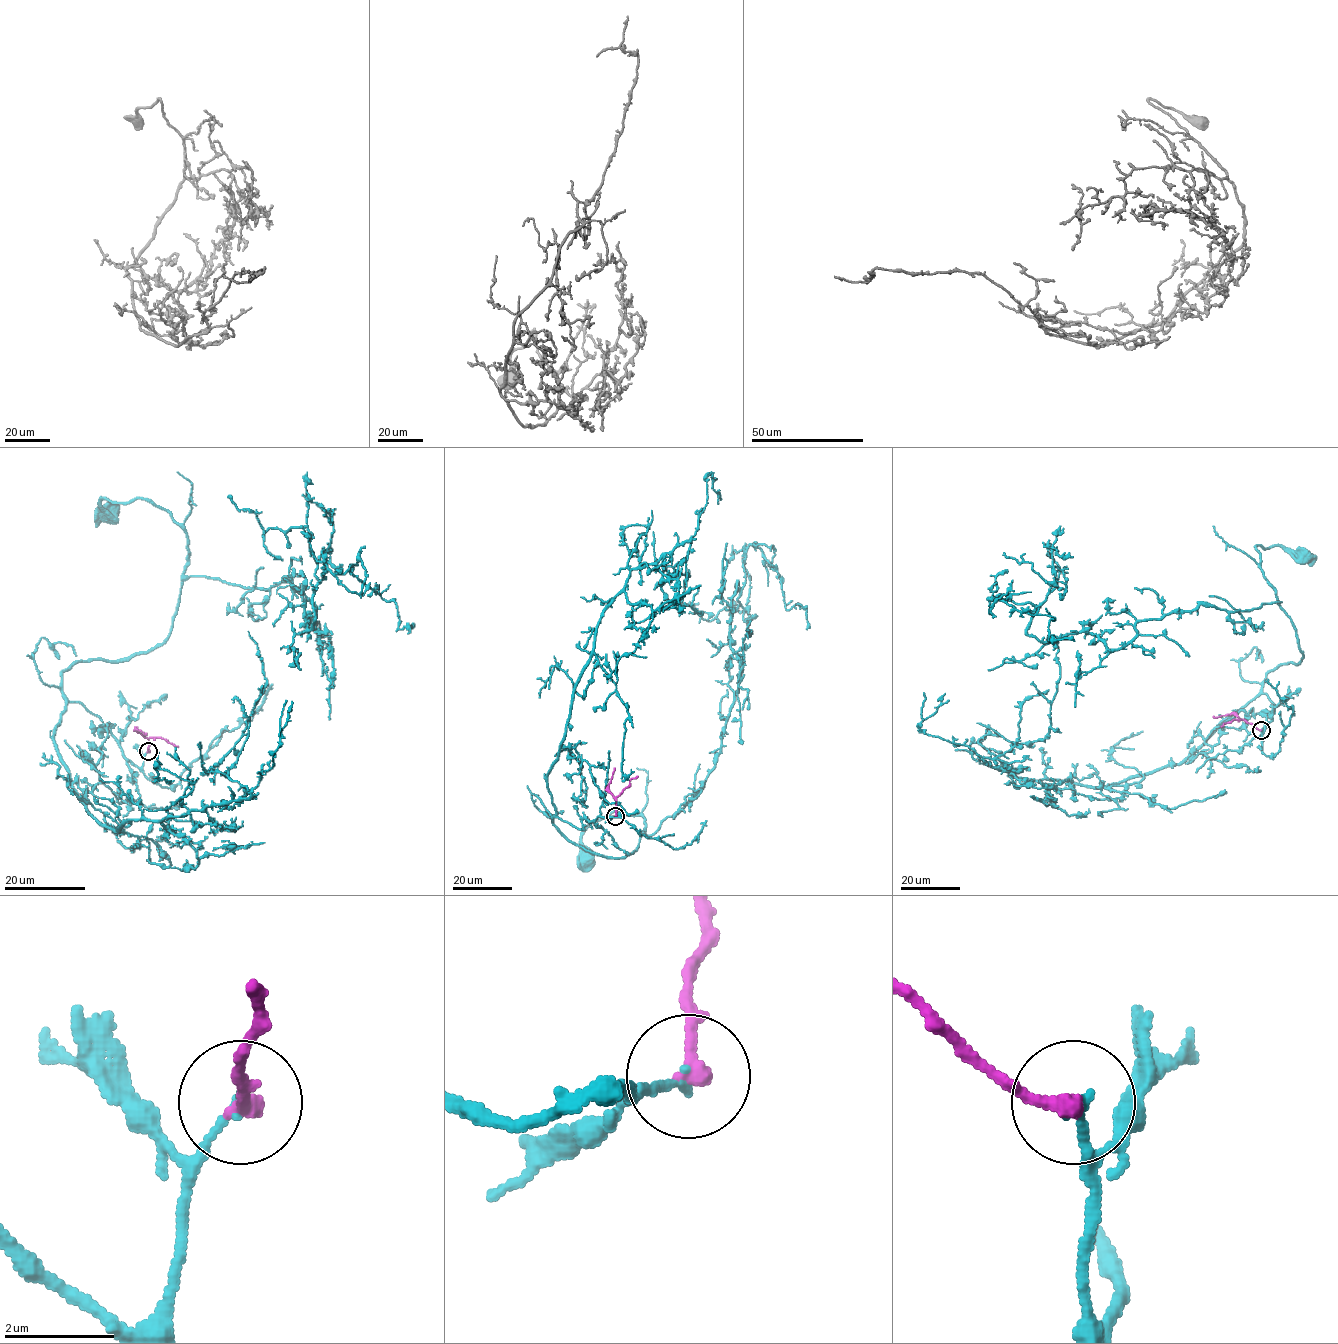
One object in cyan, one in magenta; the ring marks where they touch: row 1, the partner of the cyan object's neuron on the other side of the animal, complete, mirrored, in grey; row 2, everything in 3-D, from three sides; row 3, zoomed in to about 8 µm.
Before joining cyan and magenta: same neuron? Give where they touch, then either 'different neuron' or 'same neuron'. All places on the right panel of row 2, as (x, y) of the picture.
place (1261, 730); same neuron

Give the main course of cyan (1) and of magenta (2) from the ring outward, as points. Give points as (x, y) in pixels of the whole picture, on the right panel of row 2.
1: (1261, 729), (1262, 741), (1274, 708), (1266, 674), (1302, 652), (1256, 548), (1304, 558)
2: (1261, 729), (1234, 714), (1213, 716)

